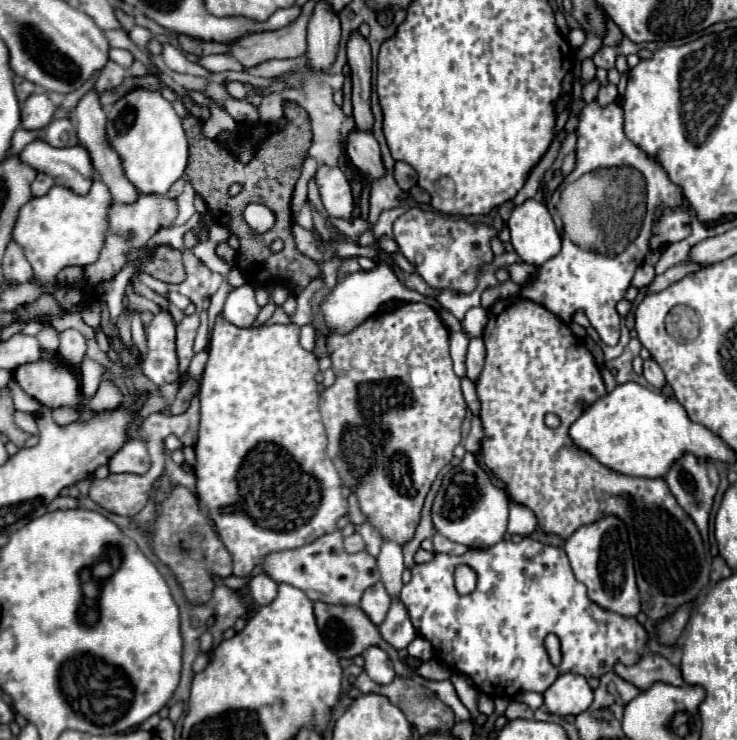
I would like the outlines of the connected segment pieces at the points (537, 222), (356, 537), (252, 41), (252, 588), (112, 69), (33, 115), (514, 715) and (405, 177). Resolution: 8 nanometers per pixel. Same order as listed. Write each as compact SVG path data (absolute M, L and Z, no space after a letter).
M527 199L517 205L507 225L511 231L511 245L525 263L539 267L561 249L561 235L555 229L551 213L545 203L537 199Z
M353 533L349 537L345 537L345 551L347 553L357 553L357 551L363 551L365 549L365 541L359 533Z
M307 1L303 5L301 15L287 27L279 31L267 31L267 33L255 33L241 37L231 45L231 55L243 63L245 67L255 67L269 59L287 59L287 57L299 57L305 55L307 43L307 21L313 13L315 3Z
M265 573L253 575L249 579L247 587L257 605L269 605L277 597L277 583L273 579L269 579Z
M107 61L107 65L103 67L103 71L101 71L99 79L97 79L97 85L95 85L97 93L109 91L109 89L121 85L121 81L125 79L125 75L127 75L127 69L123 69L115 61Z
M33 93L21 111L21 127L27 131L41 131L53 119L55 105L45 93Z
M511 701L507 711L505 711L505 717L507 721L515 721L515 719L533 719L533 711L525 705L525 703L517 703L517 701Z
M397 161L395 163L395 181L403 191L409 191L417 183L417 173L407 163Z

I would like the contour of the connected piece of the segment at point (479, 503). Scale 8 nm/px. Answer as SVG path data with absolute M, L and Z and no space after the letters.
M467 453L457 469L451 469L441 483L441 489L435 495L431 509L435 531L447 537L449 541L467 545L469 549L487 549L499 543L507 533L509 503L505 493L495 487L475 461L473 453Z

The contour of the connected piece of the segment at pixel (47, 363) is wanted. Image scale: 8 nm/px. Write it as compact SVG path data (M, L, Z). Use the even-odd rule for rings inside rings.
M41 349L41 357L35 363L25 363L19 365L13 371L15 381L19 383L19 387L31 395L33 399L37 399L41 405L49 407L49 409L57 409L57 407L71 407L71 409L81 409L83 403L83 393L81 393L81 379L79 375L73 375L73 367L69 367L55 351L47 351Z

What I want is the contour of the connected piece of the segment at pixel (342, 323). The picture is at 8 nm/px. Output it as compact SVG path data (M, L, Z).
M377 265L375 271L359 271L353 275L347 275L341 283L335 285L335 289L331 291L331 295L327 297L327 301L321 305L321 313L327 321L329 331L339 331L339 333L349 333L353 327L357 327L359 323L363 323L365 319L369 319L371 315L377 313L379 305L391 299L403 299L403 301L425 301L433 307L439 307L439 303L433 297L425 297L417 291L407 289L397 275L385 267L385 265Z

